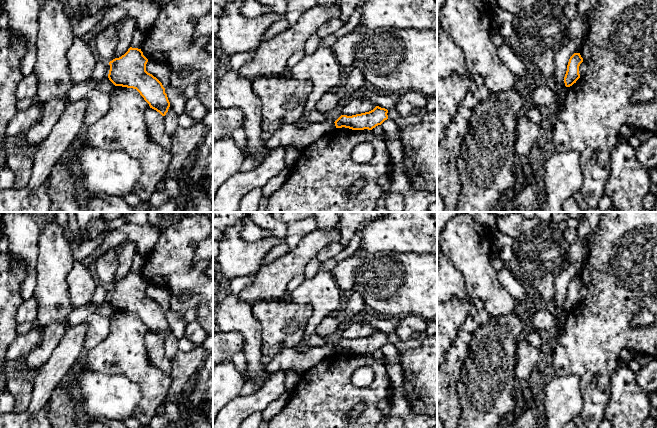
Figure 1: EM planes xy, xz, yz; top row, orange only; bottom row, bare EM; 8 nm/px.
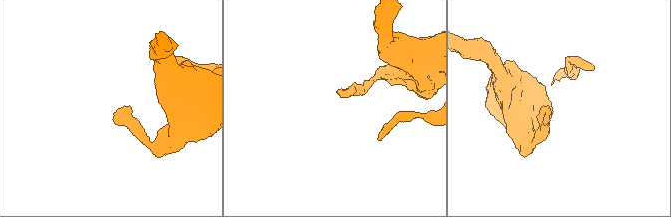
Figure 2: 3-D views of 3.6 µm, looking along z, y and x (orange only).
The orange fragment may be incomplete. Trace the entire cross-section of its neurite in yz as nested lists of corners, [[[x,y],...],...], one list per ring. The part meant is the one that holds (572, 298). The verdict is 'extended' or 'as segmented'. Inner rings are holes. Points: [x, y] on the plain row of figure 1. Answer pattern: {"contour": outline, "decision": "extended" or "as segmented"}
{"contour": [[[574,277],[568,286],[567,295],[564,301],[566,311],[572,310],[580,302],[579,290],[583,286],[580,277]]], "decision": "as segmented"}

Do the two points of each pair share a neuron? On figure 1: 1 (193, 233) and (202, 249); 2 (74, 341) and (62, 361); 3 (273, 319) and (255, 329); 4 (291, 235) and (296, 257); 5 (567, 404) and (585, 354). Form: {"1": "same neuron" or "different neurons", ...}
{"1": "different neurons", "2": "same neuron", "3": "different neurons", "4": "different neurons", "5": "different neurons"}

